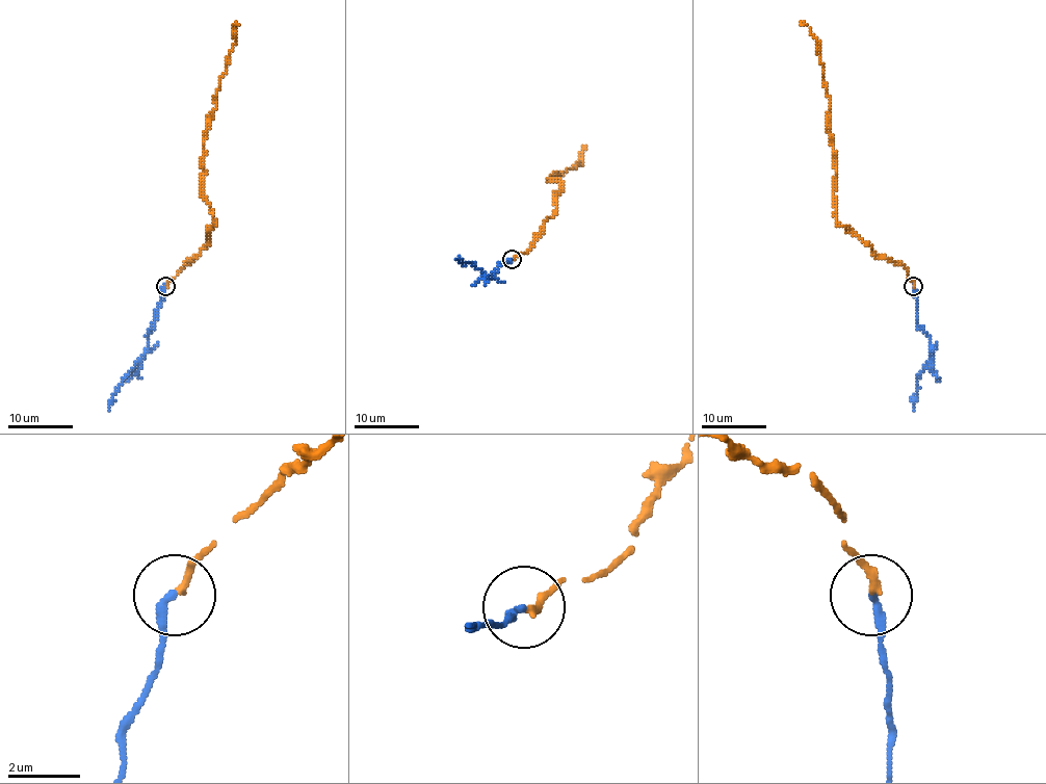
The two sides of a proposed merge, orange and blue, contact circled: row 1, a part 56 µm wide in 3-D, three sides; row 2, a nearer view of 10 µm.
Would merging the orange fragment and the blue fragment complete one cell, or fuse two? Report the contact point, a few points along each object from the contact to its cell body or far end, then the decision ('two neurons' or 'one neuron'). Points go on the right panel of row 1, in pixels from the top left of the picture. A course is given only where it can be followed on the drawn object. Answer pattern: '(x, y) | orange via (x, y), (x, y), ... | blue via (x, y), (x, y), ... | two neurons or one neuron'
(913, 286) | orange via (913, 286), (904, 264), (878, 257), (835, 219), (829, 95), (818, 42), (801, 22) | blue via (913, 286), (916, 323), (927, 337), (933, 353), (918, 379), (915, 410) | two neurons

